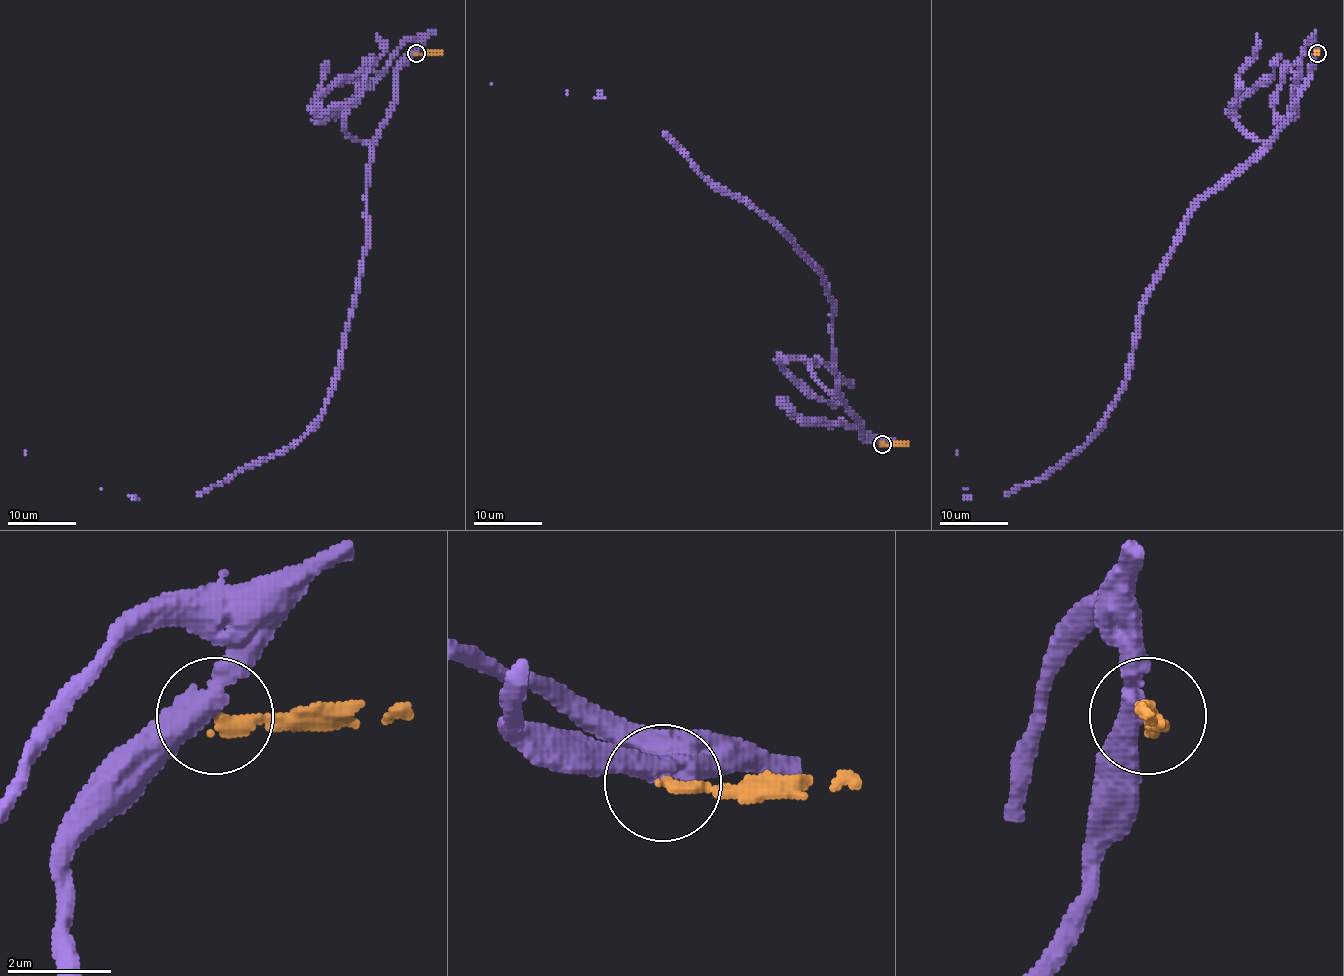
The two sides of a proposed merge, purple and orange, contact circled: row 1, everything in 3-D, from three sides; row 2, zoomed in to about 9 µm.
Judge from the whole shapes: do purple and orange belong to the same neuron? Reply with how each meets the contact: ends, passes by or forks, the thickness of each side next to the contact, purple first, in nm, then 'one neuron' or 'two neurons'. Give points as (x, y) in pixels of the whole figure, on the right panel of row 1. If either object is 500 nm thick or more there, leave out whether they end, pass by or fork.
purple passes by; orange ends; calibres 380 and 260 nm; two neurons

